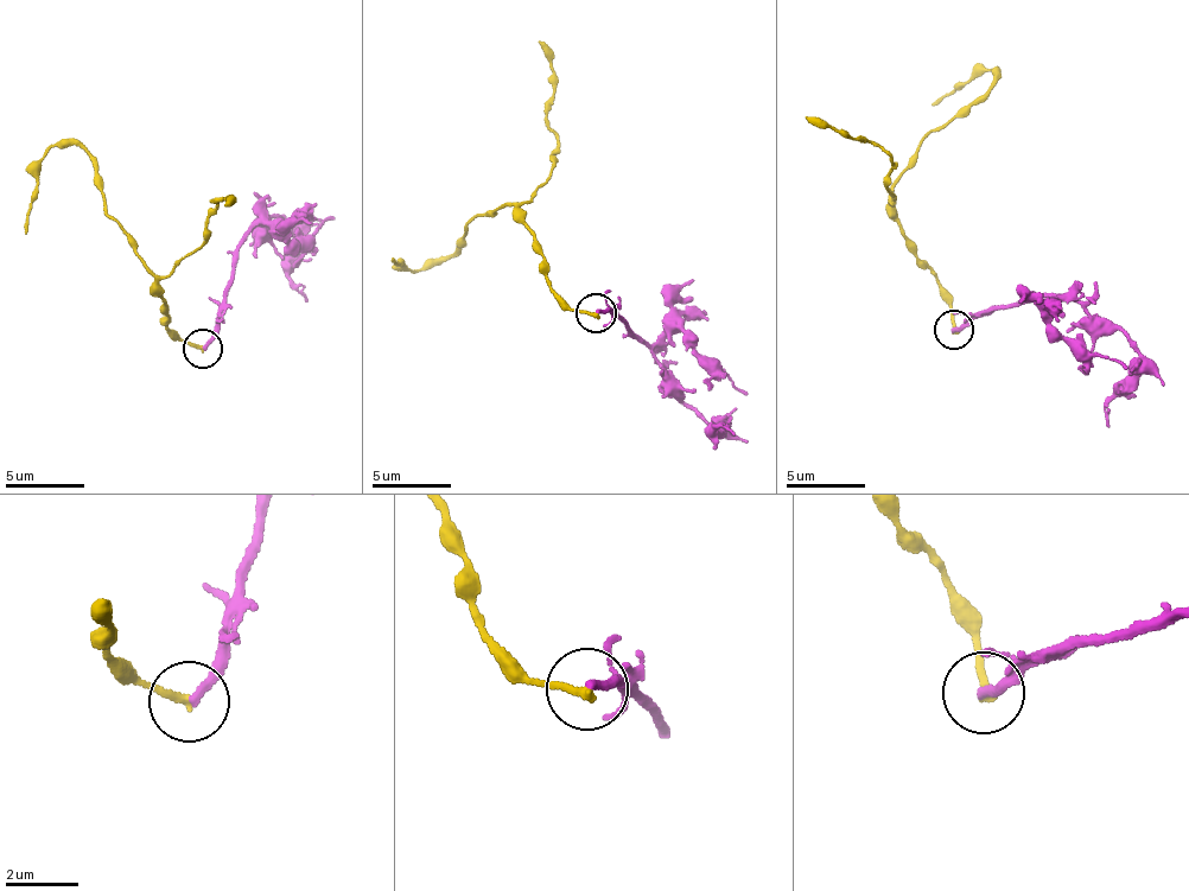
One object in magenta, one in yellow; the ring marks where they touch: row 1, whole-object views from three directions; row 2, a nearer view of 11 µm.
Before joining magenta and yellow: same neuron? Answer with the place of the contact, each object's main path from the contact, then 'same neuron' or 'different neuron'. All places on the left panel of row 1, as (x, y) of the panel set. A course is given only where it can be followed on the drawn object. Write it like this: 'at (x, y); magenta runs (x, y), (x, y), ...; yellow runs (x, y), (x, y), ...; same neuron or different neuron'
at (202, 348); magenta runs (201, 347), (217, 317), (250, 222), (265, 216), (287, 223), (292, 287), (309, 301); yellow runs (201, 347), (169, 328), (158, 278), (107, 210), (95, 164), (77, 144), (49, 146), (25, 235); different neuron

